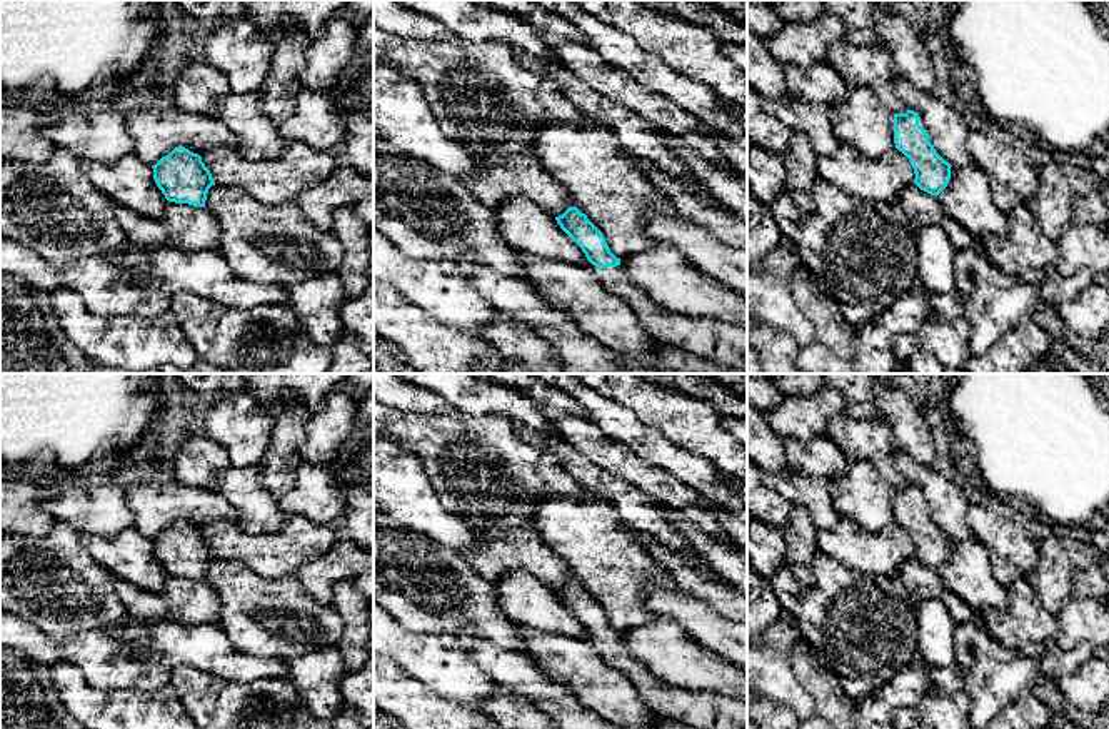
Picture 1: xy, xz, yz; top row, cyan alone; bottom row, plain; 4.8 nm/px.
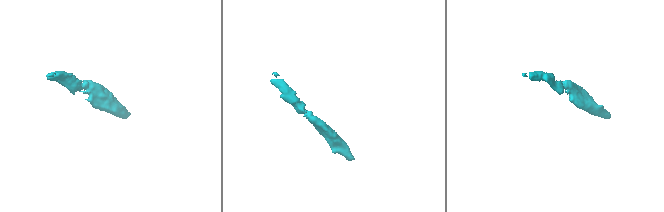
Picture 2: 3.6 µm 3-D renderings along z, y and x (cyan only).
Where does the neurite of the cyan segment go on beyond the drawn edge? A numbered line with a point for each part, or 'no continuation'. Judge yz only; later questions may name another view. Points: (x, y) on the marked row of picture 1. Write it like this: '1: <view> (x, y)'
no continuation

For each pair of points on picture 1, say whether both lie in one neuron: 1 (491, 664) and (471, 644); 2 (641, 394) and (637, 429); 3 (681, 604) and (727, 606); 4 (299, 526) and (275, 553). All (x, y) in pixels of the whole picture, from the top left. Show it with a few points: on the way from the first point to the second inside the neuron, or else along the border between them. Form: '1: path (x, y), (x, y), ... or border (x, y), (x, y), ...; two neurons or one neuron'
1: path (486, 659), (476, 649); one neuron
2: border (606, 396), (627, 406), (646, 424), (671, 441); two neurons
3: border (677, 588), (706, 599), (729, 619); two neurons
4: path (296, 532), (282, 546); one neuron

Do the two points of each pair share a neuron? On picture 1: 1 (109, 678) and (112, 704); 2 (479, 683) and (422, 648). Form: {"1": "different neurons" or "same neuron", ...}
{"1": "different neurons", "2": "same neuron"}

